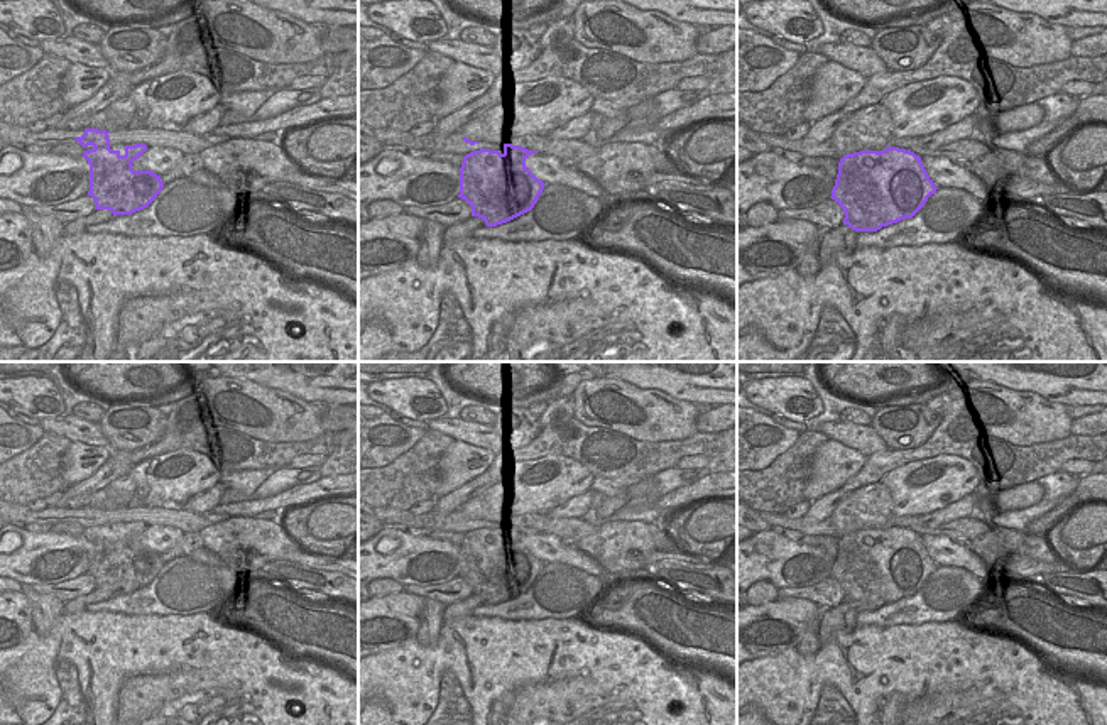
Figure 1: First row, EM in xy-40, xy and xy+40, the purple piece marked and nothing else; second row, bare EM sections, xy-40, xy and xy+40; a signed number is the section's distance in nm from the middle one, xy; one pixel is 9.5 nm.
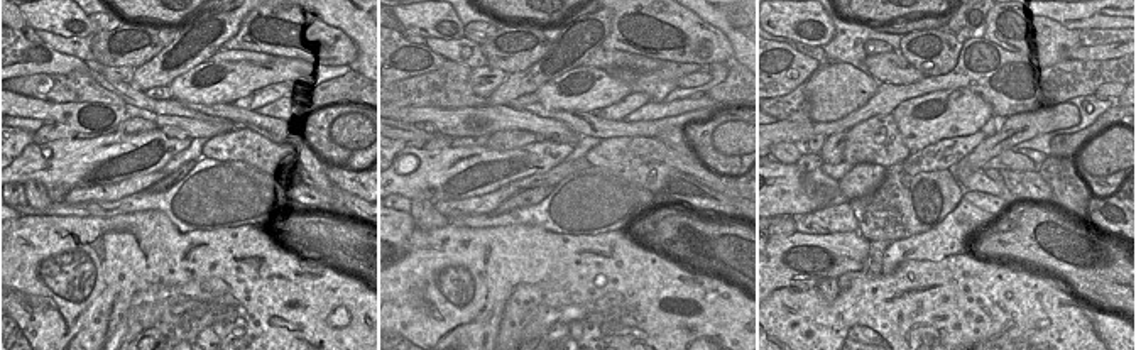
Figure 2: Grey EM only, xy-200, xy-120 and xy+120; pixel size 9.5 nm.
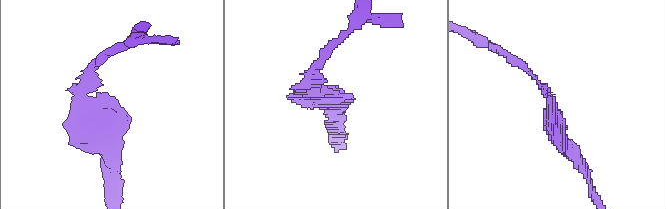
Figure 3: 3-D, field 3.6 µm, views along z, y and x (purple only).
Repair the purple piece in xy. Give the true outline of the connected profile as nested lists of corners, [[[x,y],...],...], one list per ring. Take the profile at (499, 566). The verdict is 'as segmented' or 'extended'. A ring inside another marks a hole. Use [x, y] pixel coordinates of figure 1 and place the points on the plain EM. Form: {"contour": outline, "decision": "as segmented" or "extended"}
{"contour": [[[504,522],[504,531],[480,527],[466,532],[460,546],[460,573],[472,585],[472,595],[478,595],[487,605],[507,602],[534,586],[544,561],[537,558],[526,537],[536,529],[527,529],[521,524]]], "decision": "as segmented"}

